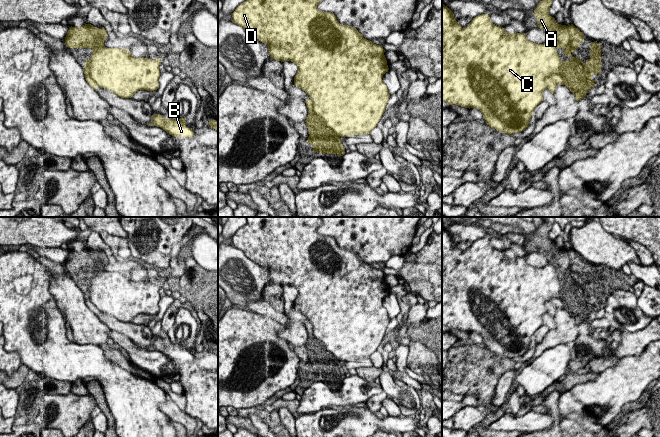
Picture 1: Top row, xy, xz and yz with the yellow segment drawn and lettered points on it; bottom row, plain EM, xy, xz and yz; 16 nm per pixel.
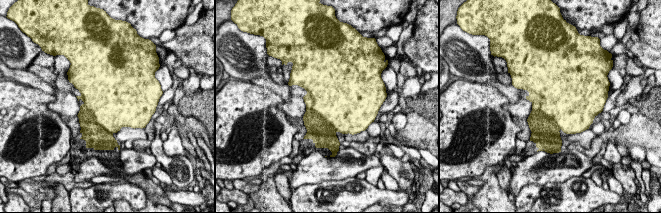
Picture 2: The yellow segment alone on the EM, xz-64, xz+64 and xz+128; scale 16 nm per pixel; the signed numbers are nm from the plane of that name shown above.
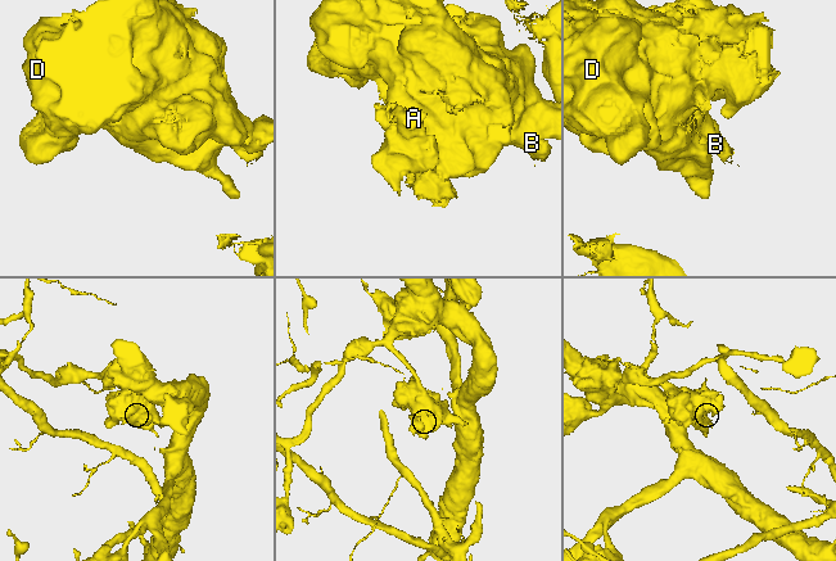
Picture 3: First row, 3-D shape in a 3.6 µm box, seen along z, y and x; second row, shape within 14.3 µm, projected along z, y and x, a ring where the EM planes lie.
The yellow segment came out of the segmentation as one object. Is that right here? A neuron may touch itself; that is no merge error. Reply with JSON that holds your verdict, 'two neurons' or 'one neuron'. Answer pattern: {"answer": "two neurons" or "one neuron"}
{"answer": "two neurons"}

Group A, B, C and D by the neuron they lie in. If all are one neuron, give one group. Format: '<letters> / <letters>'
A / B C D

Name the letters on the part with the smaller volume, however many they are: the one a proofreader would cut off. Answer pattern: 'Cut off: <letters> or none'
Cut off: A

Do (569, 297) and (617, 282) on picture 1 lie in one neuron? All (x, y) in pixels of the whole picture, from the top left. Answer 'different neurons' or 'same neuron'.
same neuron

